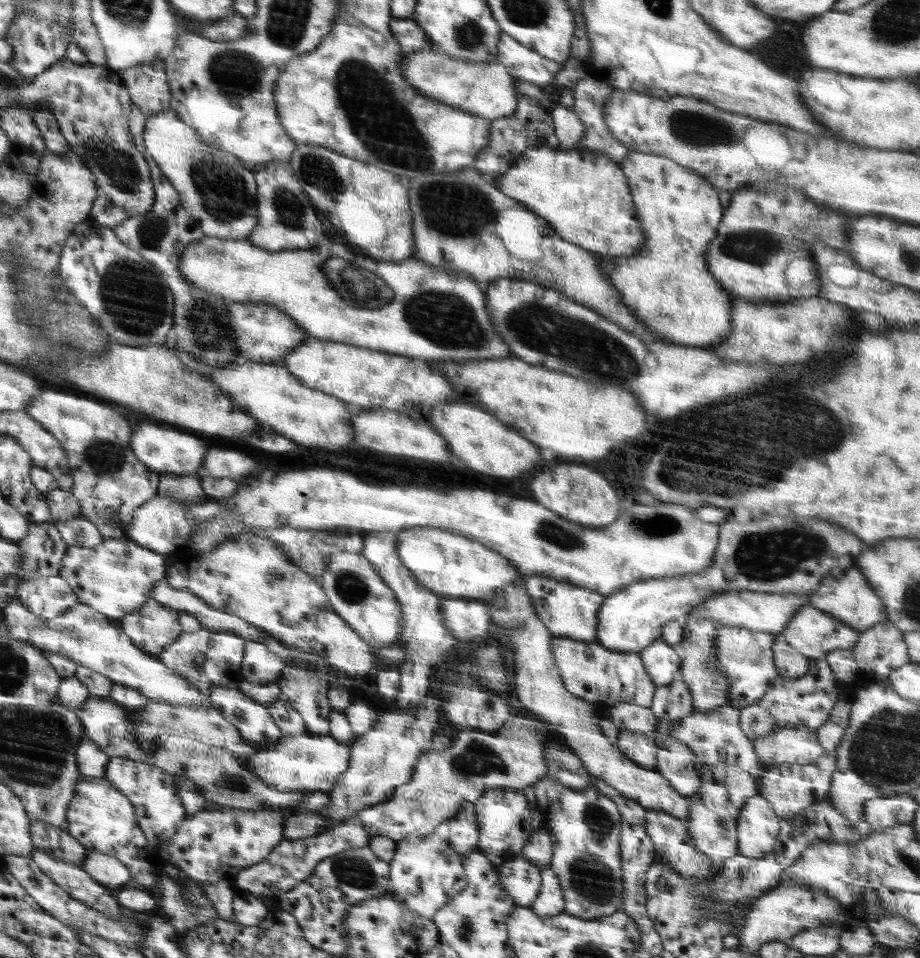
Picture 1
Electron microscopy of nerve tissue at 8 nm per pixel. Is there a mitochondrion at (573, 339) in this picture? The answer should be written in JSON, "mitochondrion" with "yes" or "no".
{"mitochondrion":"yes"}

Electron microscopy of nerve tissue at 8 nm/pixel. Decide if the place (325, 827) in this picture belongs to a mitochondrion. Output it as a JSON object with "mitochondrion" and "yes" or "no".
{"mitochondrion":"no"}

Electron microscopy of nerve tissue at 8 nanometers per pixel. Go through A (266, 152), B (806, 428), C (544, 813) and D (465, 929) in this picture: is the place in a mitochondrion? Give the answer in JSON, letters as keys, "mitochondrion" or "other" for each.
{"A":"other","B":"mitochondrion","C":"other","D":"mitochondrion"}

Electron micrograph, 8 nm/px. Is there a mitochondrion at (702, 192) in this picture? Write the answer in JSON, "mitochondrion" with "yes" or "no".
{"mitochondrion":"no"}

